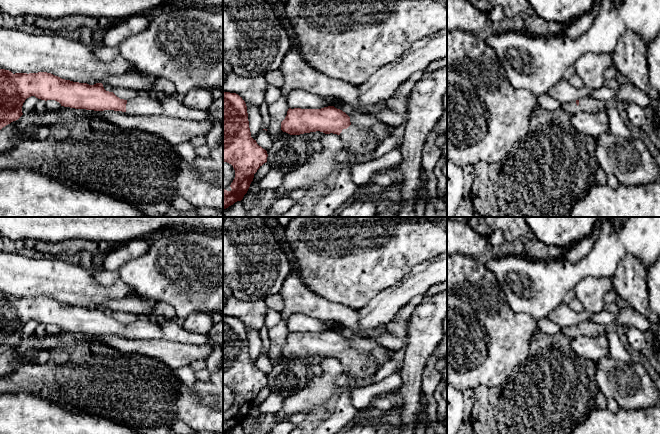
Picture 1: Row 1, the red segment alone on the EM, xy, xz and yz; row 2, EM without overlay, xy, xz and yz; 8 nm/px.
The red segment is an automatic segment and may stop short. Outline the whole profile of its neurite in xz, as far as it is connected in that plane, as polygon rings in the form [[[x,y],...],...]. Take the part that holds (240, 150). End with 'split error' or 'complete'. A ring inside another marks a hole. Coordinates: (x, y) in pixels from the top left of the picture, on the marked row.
[[[223,92],[223,161],[231,164],[235,170],[235,178],[230,185],[232,190],[223,190],[223,210],[243,199],[253,181],[254,174],[267,162],[267,157],[267,151],[251,137],[245,101],[236,93]]]; complete

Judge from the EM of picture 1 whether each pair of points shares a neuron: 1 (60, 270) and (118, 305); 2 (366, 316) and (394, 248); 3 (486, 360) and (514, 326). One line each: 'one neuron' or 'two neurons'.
1: two neurons
2: two neurons
3: one neuron

